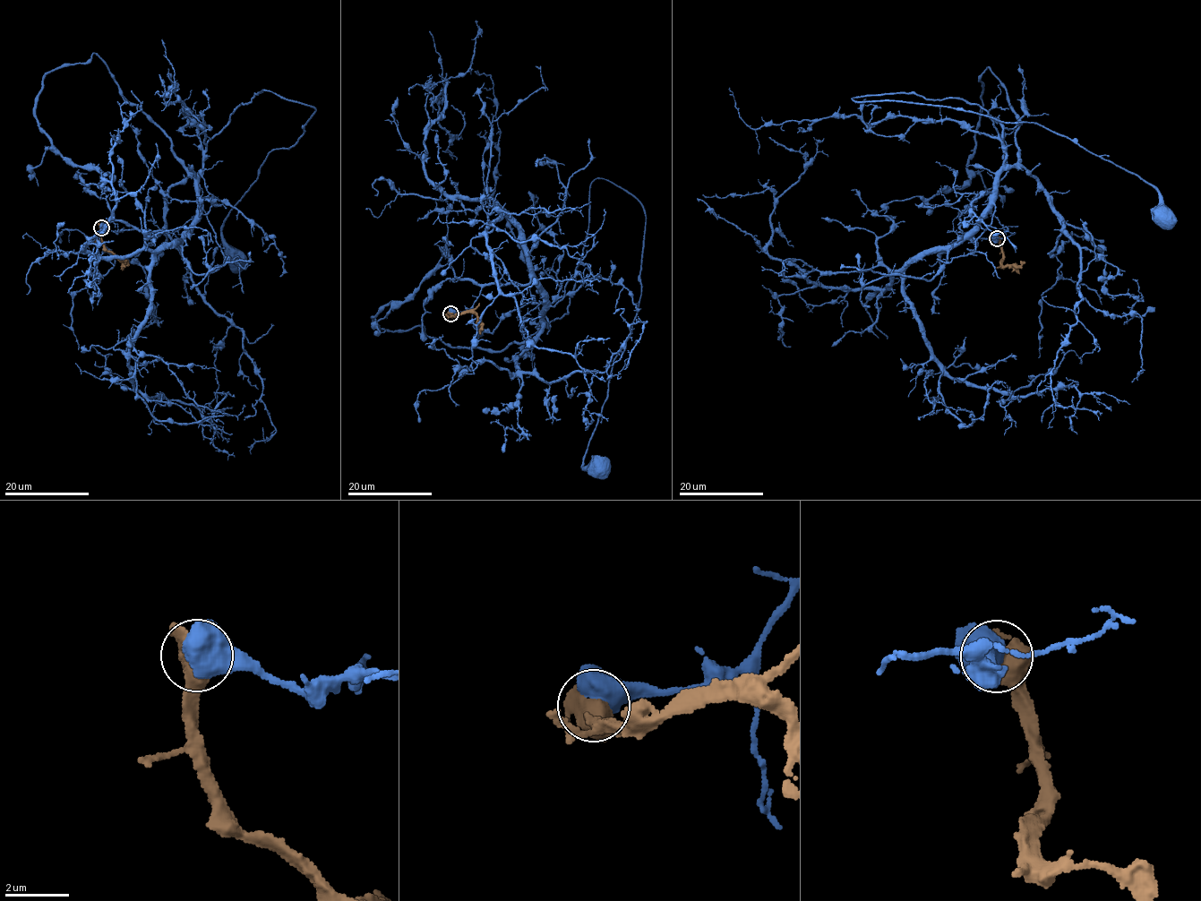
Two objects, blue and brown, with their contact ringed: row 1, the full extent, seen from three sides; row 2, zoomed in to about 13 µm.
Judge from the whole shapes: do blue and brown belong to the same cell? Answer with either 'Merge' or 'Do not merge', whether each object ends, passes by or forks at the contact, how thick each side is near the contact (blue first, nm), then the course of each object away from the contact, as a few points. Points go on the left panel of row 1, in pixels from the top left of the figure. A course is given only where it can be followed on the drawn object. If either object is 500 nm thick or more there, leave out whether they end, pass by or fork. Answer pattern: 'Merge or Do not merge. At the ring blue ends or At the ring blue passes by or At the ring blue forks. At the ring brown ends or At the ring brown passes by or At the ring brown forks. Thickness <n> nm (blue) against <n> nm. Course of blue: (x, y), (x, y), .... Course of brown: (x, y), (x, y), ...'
Do not merge. Thickness 950 nm (blue) against 650 nm. Course of blue: (101, 227), (165, 231), (179, 244), (197, 213), (208, 142), (264, 89), (315, 110), (224, 221), (235, 260). Course of brown: (101, 227), (104, 246), (123, 262), (126, 262), (126, 260)

